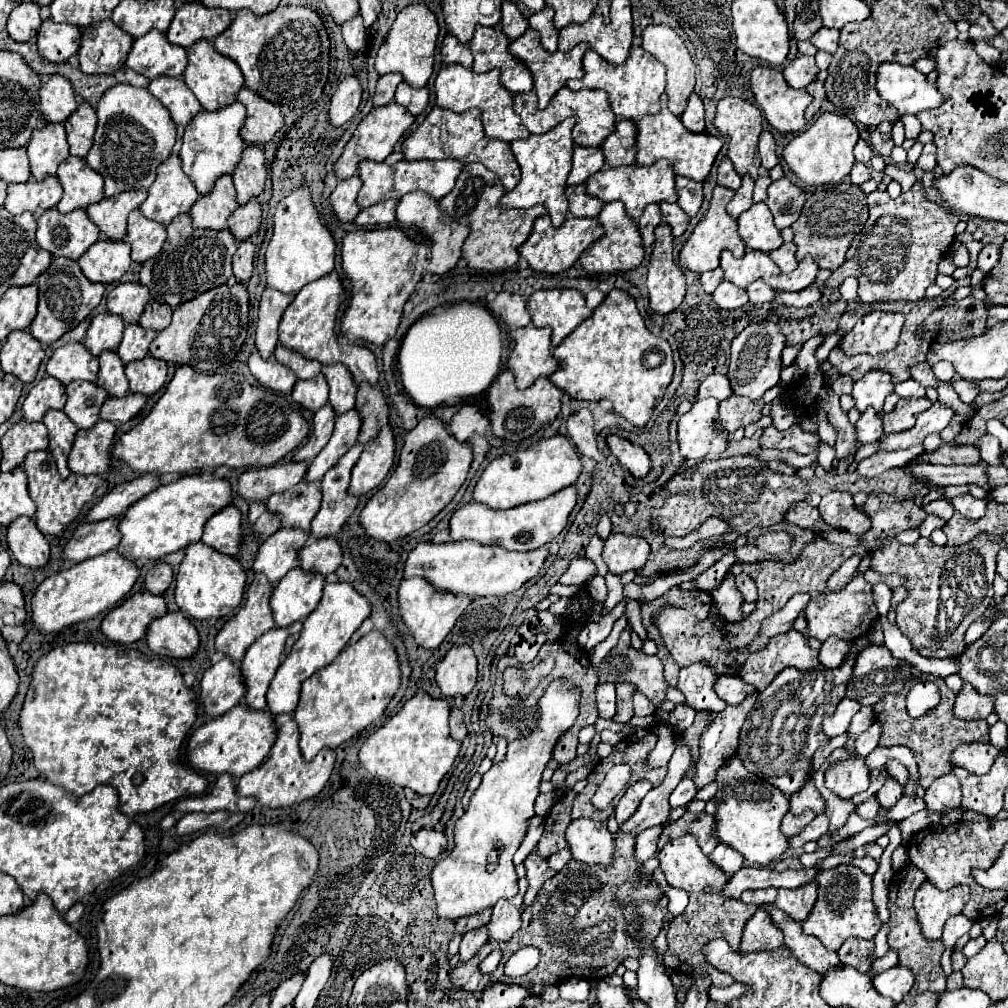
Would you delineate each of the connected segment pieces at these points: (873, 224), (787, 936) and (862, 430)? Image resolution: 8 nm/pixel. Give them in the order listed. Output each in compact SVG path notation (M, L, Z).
M916 181L914 187L908 193L902 193L898 199L890 199L886 191L874 191L868 195L868 205L868 223L864 225L862 233L854 237L846 255L846 263L838 267L824 285L836 289L846 277L856 277L858 299L862 303L924 299L926 289L938 275L938 263L942 255L946 255L954 243L954 227L960 221L958 213L928 201L920 181Z
M766 905L766 907L774 919L774 925L778 925L782 929L786 947L798 957L798 961L812 967L820 975L826 975L830 967L842 965L838 959L838 953L828 951L816 937L810 937L802 931L800 921L794 921L792 917L788 917L784 911L776 909L774 905Z
M866 409L860 417L860 421L856 423L856 433L858 433L858 441L860 443L874 443L882 437L882 419L878 413L874 413L874 409Z

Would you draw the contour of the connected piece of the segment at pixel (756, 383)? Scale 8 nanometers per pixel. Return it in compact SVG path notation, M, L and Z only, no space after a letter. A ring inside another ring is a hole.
M766 321L766 323L748 325L732 341L732 359L730 359L730 371L728 371L732 391L748 399L760 399L768 389L772 389L780 381L784 347L786 347L786 337L776 323Z

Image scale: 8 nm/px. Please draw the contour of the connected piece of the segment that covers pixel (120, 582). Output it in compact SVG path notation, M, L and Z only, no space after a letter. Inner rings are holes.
M116 549L96 555L94 559L86 559L76 563L70 569L64 569L52 577L48 577L32 597L32 621L38 631L60 631L78 621L86 621L96 617L98 613L114 607L126 593L134 587L140 577L140 569L132 559L126 559Z

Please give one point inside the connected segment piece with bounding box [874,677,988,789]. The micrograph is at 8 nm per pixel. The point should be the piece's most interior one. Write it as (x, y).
(932, 739)

